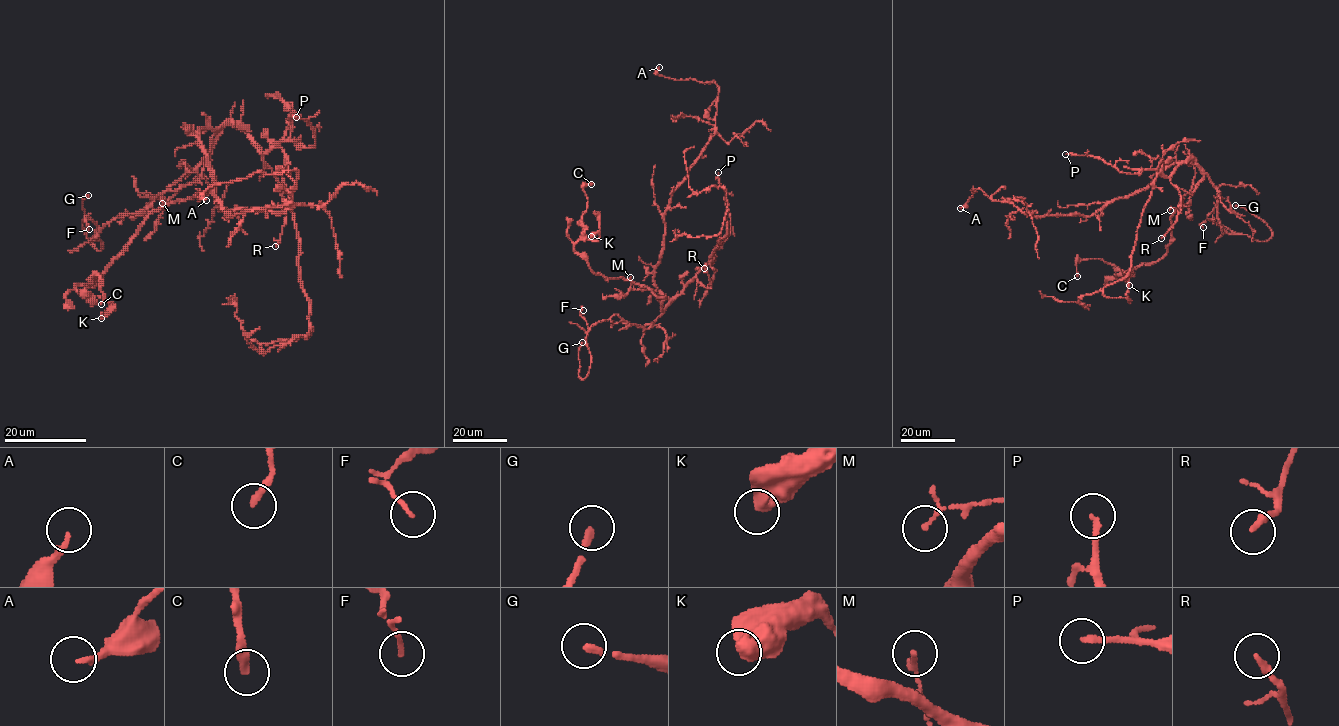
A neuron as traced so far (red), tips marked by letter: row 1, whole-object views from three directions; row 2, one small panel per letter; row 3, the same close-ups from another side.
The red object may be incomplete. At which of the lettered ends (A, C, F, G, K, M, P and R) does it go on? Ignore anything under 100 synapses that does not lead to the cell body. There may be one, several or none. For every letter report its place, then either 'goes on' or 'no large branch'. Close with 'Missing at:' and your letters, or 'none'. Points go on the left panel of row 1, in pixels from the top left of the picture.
A: at (206, 200); no large branch
C: at (101, 304); no large branch
F: at (89, 229); no large branch
G: at (88, 195); goes on
K: at (101, 318); no large branch
M: at (162, 203); no large branch
P: at (296, 117); no large branch
R: at (275, 246); no large branch
Missing at: G

